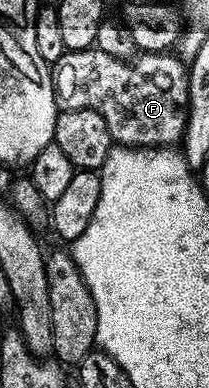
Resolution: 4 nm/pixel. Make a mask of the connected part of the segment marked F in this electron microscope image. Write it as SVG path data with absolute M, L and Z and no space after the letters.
M110 49L68 50L51 66L51 87L55 93L55 104L59 110L93 108L105 116L109 132L121 146L169 146L182 143L187 127L187 105L189 104L188 67L174 53L140 53L130 61L120 58Z

